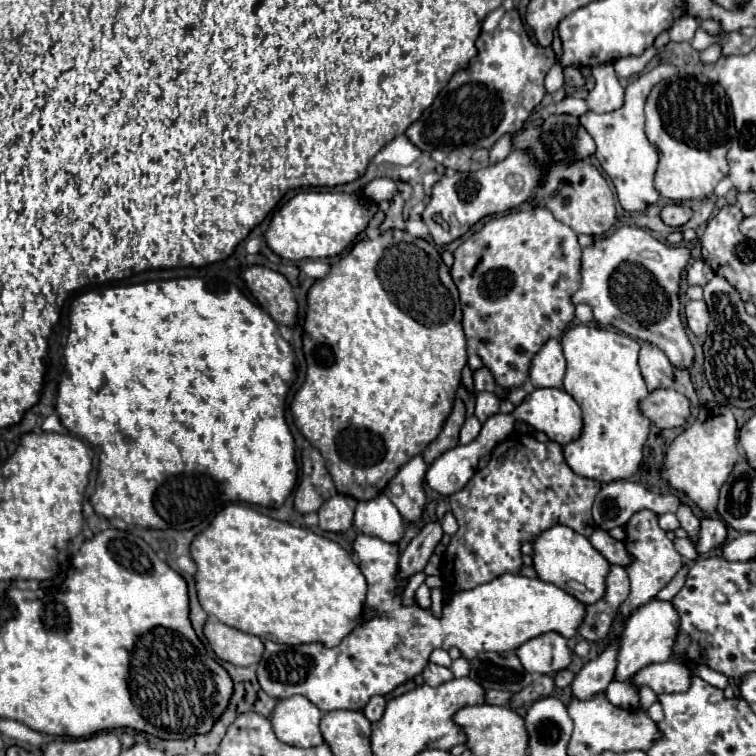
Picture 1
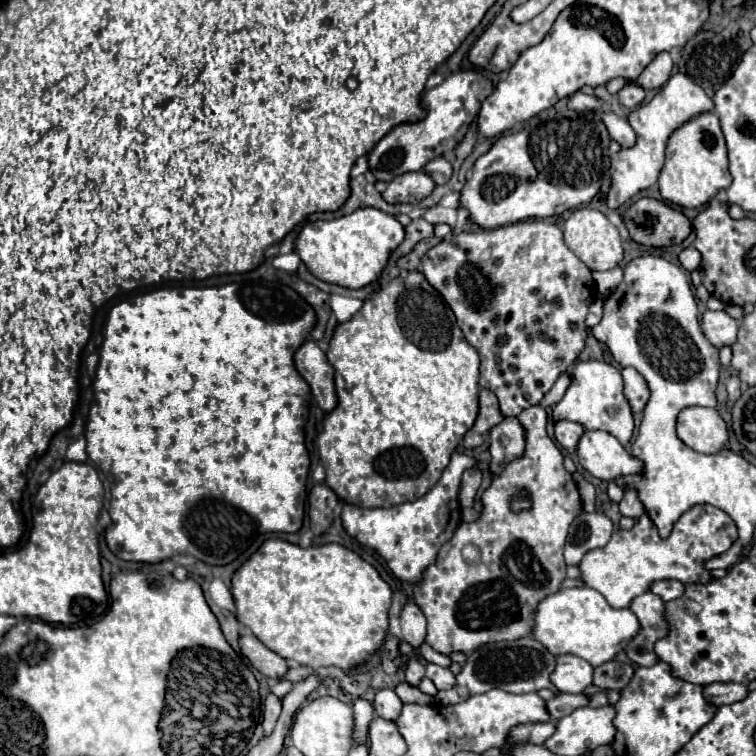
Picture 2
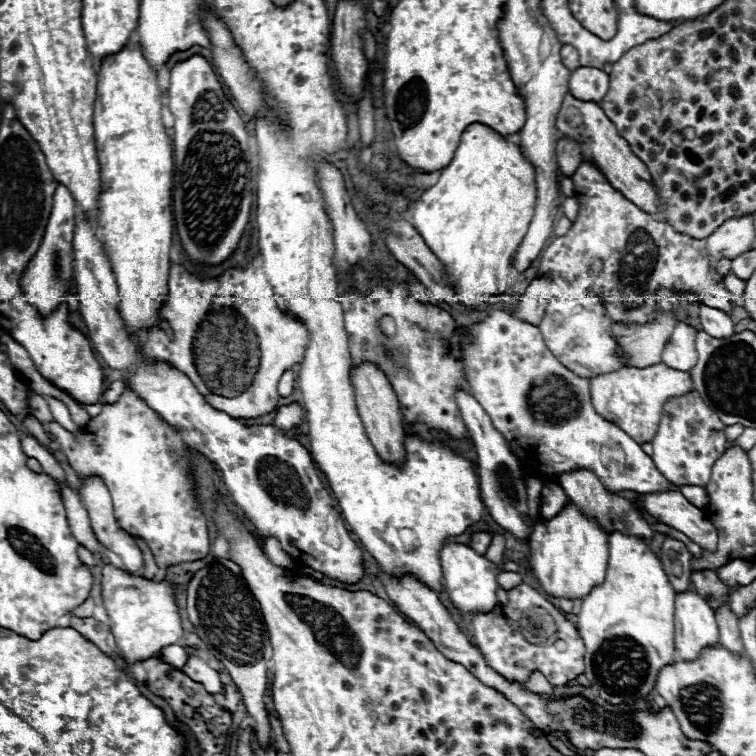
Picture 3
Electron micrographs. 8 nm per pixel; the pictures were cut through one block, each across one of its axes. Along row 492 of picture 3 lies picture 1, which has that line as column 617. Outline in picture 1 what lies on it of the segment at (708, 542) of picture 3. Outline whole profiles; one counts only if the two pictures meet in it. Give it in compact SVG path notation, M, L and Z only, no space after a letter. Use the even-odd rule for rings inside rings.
M650 600L648 604L640 606L626 620L624 632L620 636L614 680L626 682L642 668L646 668L650 664L656 664L656 662L666 662L672 656L672 644L676 640L676 626L678 626L678 612L674 610L674 606L670 602Z

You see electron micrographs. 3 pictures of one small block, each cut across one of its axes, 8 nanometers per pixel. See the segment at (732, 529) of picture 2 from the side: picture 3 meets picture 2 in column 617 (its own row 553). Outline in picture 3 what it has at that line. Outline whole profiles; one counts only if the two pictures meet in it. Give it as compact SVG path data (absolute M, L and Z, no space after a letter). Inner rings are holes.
M574 502L566 506L554 518L538 518L530 536L530 554L534 576L544 592L550 596L584 598L596 584L604 582L608 564L608 534L600 528L596 518L588 518Z

